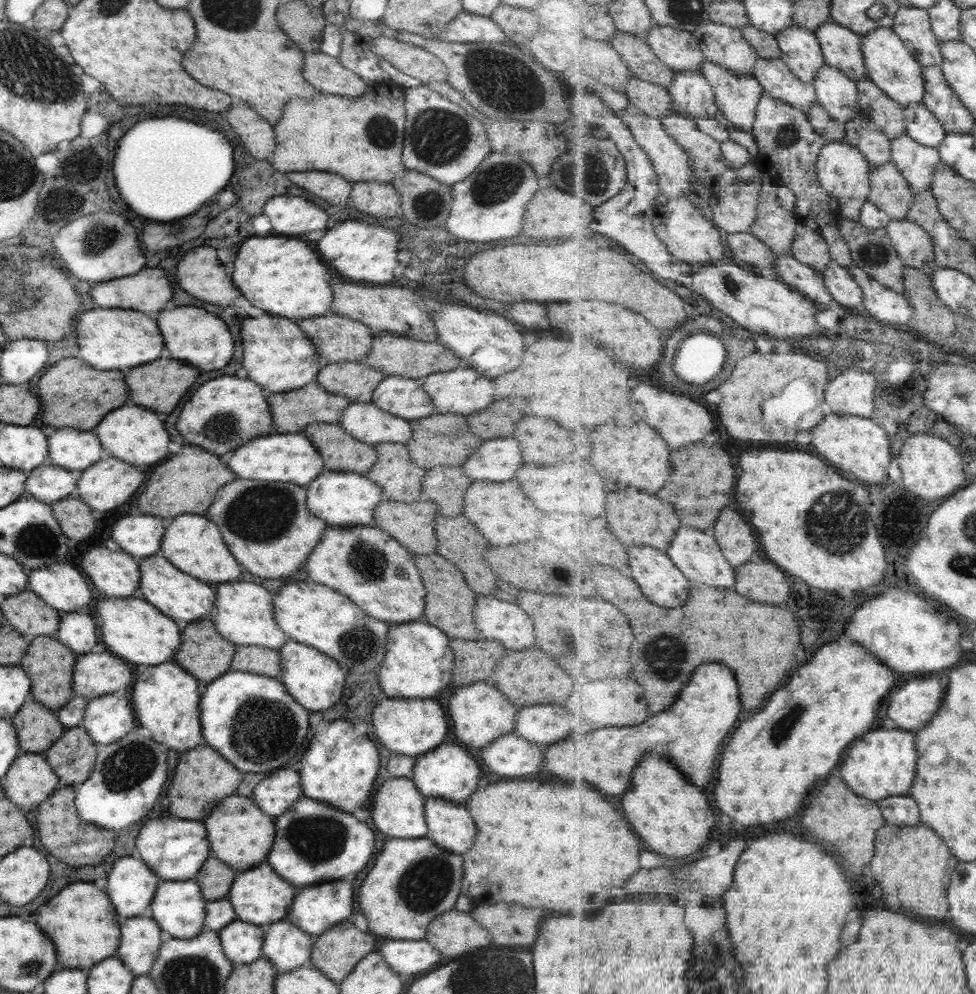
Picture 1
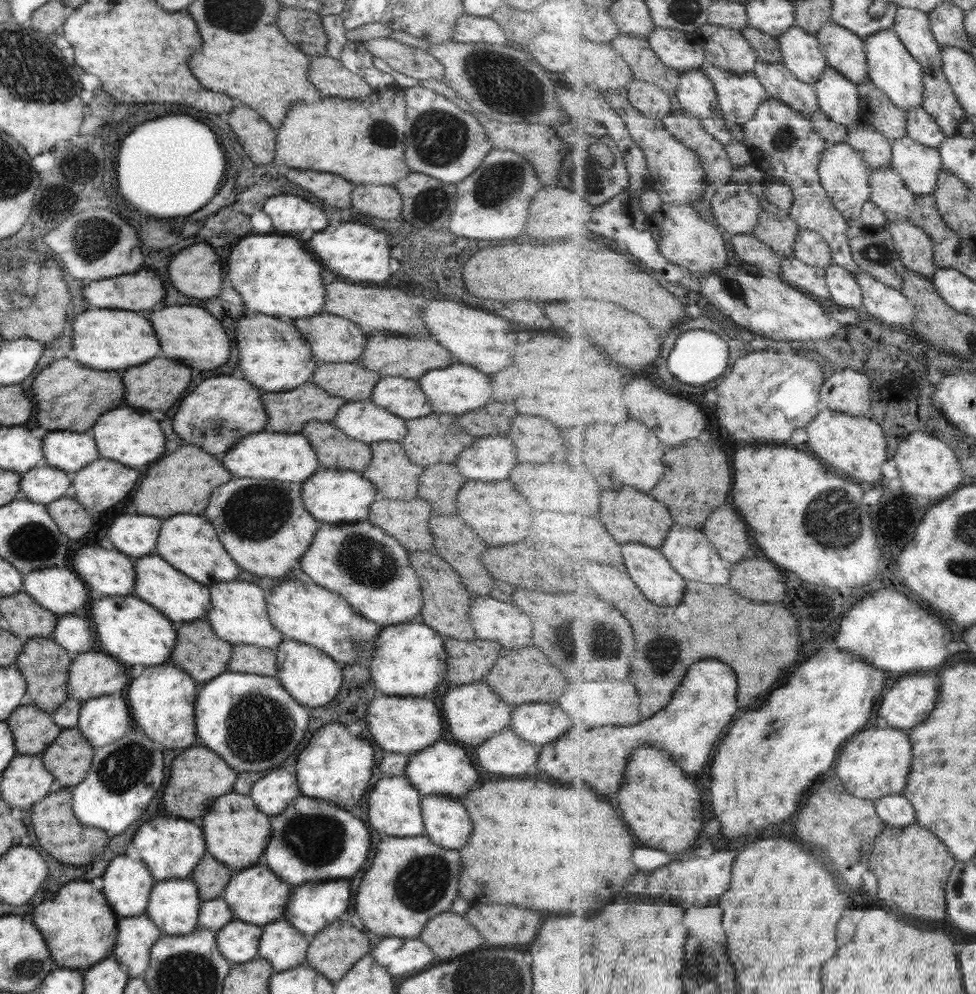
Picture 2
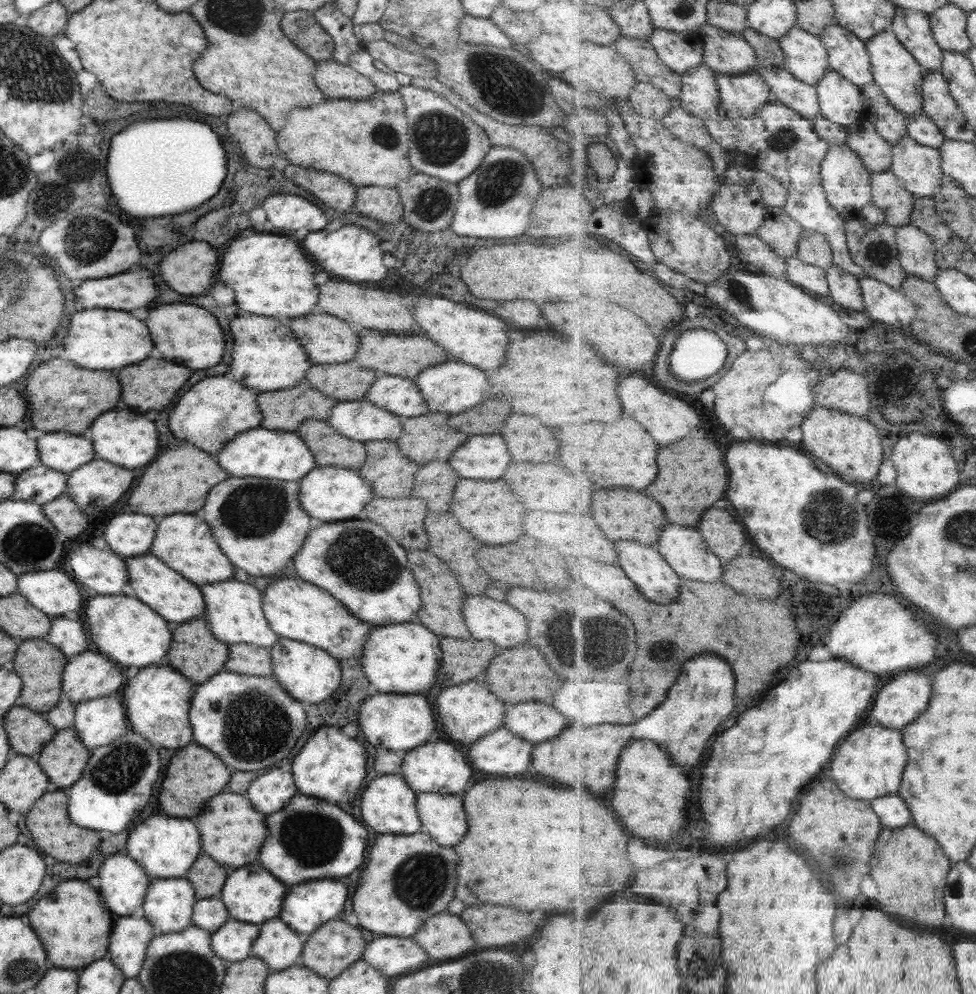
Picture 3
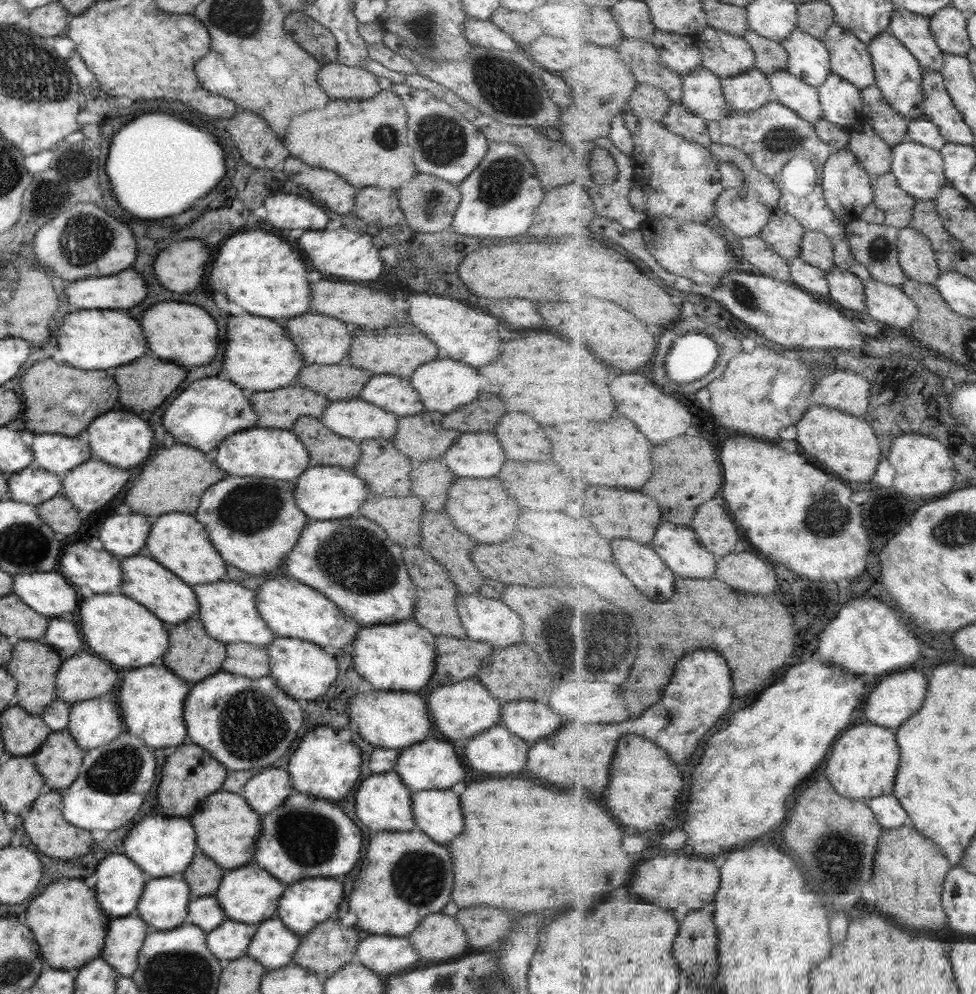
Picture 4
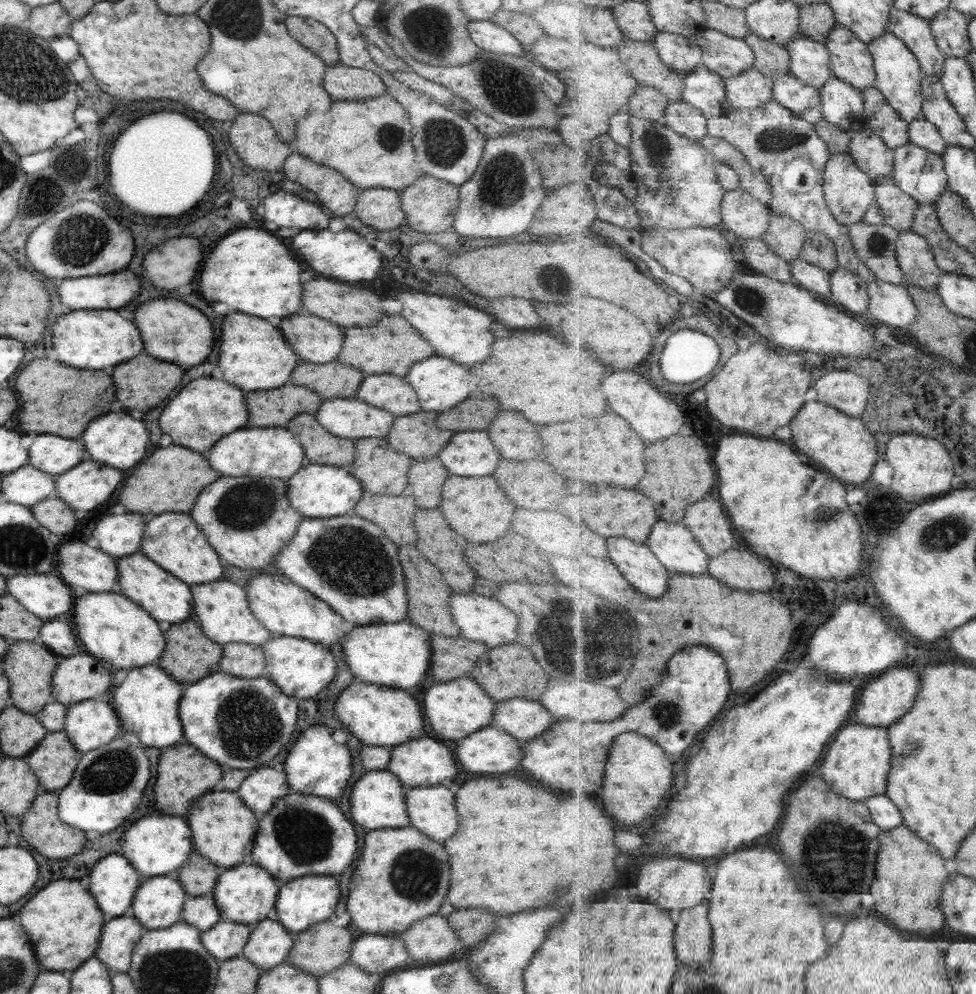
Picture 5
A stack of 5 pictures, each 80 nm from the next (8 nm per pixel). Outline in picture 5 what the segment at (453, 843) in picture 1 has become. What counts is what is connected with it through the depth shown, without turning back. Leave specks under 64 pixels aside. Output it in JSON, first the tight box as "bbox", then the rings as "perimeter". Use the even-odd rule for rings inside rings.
{"bbox":[404,784,457,843],"perimeter":[[[439,784],[410,788],[404,793],[409,826],[436,843],[447,840],[457,830],[453,794],[447,788]]]}

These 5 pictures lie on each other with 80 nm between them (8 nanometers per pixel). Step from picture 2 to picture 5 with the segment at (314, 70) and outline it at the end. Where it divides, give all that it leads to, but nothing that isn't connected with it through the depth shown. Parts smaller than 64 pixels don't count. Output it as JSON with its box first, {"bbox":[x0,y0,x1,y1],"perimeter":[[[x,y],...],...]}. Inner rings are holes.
{"bbox":[321,64,386,102],"perimeter":[[[341,64],[326,67],[321,86],[333,102],[361,101],[386,92],[385,84],[375,72],[367,68],[351,68]]]}

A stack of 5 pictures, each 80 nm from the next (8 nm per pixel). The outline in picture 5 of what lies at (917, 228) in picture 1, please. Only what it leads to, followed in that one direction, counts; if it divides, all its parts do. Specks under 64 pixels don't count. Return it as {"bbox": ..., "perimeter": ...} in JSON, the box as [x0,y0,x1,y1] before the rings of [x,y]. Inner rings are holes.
{"bbox":[896,231,943,289],"perimeter":[[[900,231],[896,244],[896,257],[903,269],[905,284],[936,289],[943,271],[937,264],[936,255],[929,241],[920,233]]]}

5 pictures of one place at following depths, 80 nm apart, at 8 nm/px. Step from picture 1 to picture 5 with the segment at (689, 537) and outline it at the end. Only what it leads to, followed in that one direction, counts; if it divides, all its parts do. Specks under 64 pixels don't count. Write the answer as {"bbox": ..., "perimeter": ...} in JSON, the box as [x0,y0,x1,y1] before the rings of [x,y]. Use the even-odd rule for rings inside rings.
{"bbox":[645,520,711,574],"perimeter":[[[659,520],[645,542],[670,572],[707,574],[711,556],[696,539],[696,533],[682,522]]]}

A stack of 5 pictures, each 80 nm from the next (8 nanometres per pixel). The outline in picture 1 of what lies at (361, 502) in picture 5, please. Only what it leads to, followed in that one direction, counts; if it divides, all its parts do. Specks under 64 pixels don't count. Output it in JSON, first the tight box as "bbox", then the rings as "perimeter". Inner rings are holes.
{"bbox":[373,499,437,555],"perimeter":[[[420,499],[412,503],[381,500],[373,509],[374,526],[384,530],[401,546],[408,549],[412,555],[429,555],[435,552],[437,546],[433,523],[435,520],[436,505],[429,500]]]}

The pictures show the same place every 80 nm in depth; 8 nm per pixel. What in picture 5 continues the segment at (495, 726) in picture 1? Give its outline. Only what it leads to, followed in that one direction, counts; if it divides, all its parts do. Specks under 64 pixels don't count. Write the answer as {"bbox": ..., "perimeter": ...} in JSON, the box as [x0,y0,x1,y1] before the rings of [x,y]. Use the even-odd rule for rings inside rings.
{"bbox":[421,678,493,740],"perimeter":[[[457,678],[447,684],[435,684],[427,688],[421,700],[423,716],[429,722],[431,730],[445,740],[459,740],[483,726],[489,726],[492,720],[493,700],[469,678]]]}

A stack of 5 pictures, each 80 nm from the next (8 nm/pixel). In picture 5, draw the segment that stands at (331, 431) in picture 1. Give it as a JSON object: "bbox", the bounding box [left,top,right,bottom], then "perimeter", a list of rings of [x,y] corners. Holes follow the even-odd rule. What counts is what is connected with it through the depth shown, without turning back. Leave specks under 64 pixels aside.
{"bbox":[283,414,354,468],"perimeter":[[[299,414],[283,428],[289,430],[301,446],[306,463],[347,468],[354,459],[353,440],[331,436],[311,414]]]}

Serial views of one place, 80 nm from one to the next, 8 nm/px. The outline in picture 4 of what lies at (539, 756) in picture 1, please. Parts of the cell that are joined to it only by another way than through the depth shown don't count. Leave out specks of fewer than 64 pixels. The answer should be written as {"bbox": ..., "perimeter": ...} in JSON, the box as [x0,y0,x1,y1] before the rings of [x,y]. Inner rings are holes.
{"bbox":[457,726,527,772],"perimeter":[[[502,726],[488,728],[457,747],[469,772],[521,772],[527,752],[527,744]]]}

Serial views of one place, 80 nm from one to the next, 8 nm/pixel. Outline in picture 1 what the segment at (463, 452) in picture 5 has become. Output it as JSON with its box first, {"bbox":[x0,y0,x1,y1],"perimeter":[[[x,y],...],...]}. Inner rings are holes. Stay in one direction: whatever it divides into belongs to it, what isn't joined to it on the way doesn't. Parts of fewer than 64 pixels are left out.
{"bbox":[462,438,521,482],"perimeter":[[[495,438],[483,440],[477,450],[469,454],[462,469],[471,480],[505,482],[513,476],[519,464],[521,456],[517,442],[511,438]]]}

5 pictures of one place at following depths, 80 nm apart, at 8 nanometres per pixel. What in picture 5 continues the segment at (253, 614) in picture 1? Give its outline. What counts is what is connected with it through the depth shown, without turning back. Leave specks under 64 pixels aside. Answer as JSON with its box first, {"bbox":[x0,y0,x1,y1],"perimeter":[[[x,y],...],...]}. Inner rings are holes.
{"bbox":[189,582,271,646],"perimeter":[[[211,582],[211,584],[197,584],[189,586],[191,596],[193,596],[193,614],[199,620],[199,626],[203,634],[217,642],[217,644],[227,644],[227,642],[243,642],[253,646],[263,644],[271,636],[268,630],[265,630],[252,612],[247,608],[245,602],[245,592],[235,586],[233,582]]]}

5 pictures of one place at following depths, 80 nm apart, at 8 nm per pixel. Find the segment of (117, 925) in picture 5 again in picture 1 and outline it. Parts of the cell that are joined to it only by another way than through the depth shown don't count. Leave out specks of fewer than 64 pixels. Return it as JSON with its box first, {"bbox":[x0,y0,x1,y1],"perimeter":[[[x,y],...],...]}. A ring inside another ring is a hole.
{"bbox":[117,918,165,977],"perimeter":[[[129,918],[121,926],[117,958],[134,977],[146,975],[165,938],[152,918]]]}

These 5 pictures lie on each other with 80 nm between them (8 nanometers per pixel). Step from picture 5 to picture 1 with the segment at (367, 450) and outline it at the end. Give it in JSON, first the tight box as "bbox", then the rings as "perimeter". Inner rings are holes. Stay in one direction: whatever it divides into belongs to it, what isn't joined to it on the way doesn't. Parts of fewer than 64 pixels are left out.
{"bbox":[365,443,425,503],"perimeter":[[[381,443],[373,445],[373,450],[376,452],[376,459],[365,476],[380,488],[383,499],[404,503],[412,503],[422,499],[420,480],[425,469],[419,468],[412,462],[407,448],[401,444]]]}

